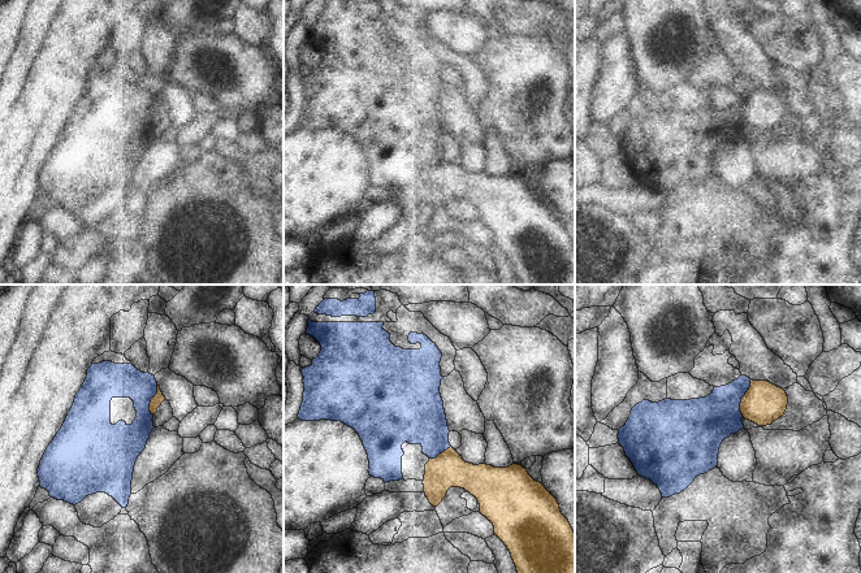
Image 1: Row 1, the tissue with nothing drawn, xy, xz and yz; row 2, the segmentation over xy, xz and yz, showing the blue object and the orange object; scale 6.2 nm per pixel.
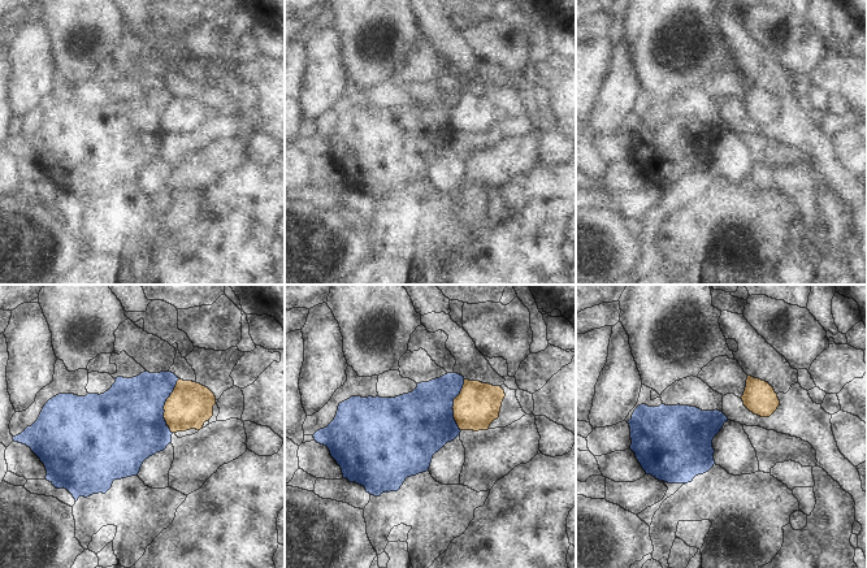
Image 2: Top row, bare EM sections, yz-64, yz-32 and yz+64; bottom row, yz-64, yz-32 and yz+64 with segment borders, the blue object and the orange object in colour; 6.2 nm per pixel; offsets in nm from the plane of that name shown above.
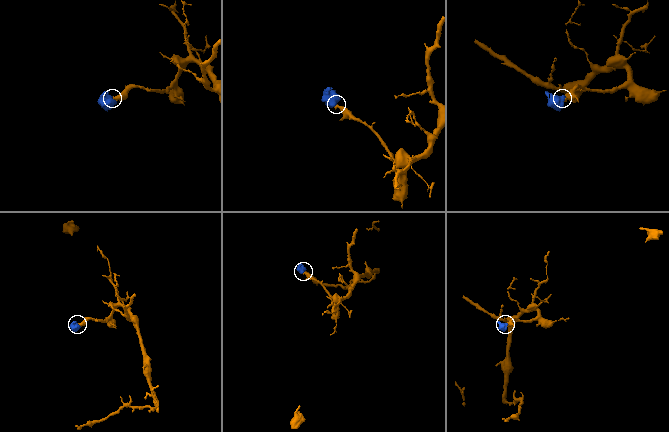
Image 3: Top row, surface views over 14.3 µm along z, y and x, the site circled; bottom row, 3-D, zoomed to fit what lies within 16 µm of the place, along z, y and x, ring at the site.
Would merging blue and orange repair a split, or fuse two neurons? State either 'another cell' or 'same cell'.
another cell

